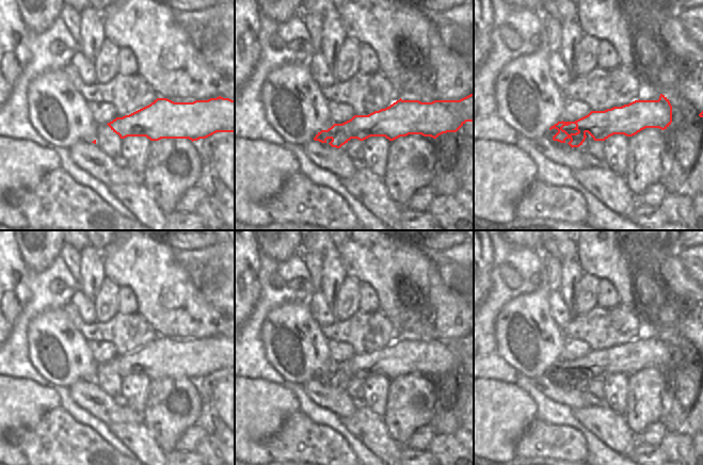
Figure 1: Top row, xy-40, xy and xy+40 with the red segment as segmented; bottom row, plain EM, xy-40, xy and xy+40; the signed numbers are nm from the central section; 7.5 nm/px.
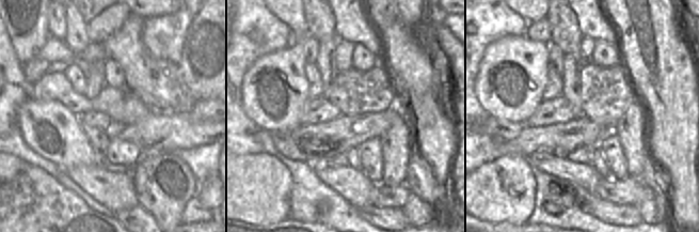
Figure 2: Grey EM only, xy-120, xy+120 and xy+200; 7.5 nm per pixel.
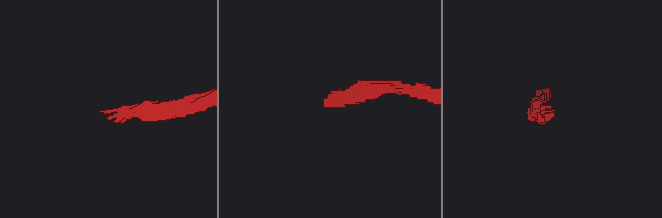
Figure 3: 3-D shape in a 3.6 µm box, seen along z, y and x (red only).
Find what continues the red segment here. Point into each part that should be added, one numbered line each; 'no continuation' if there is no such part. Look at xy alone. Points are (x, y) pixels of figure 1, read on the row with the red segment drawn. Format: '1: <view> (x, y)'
no continuation

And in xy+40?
1: xy+40 (569, 128)

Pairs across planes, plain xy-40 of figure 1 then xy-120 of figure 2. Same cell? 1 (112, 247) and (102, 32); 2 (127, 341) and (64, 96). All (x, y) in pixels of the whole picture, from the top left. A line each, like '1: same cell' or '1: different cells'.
1: same cell
2: same cell

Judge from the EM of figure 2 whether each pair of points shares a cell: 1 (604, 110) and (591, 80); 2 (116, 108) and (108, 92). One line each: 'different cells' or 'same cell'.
1: same cell
2: same cell

